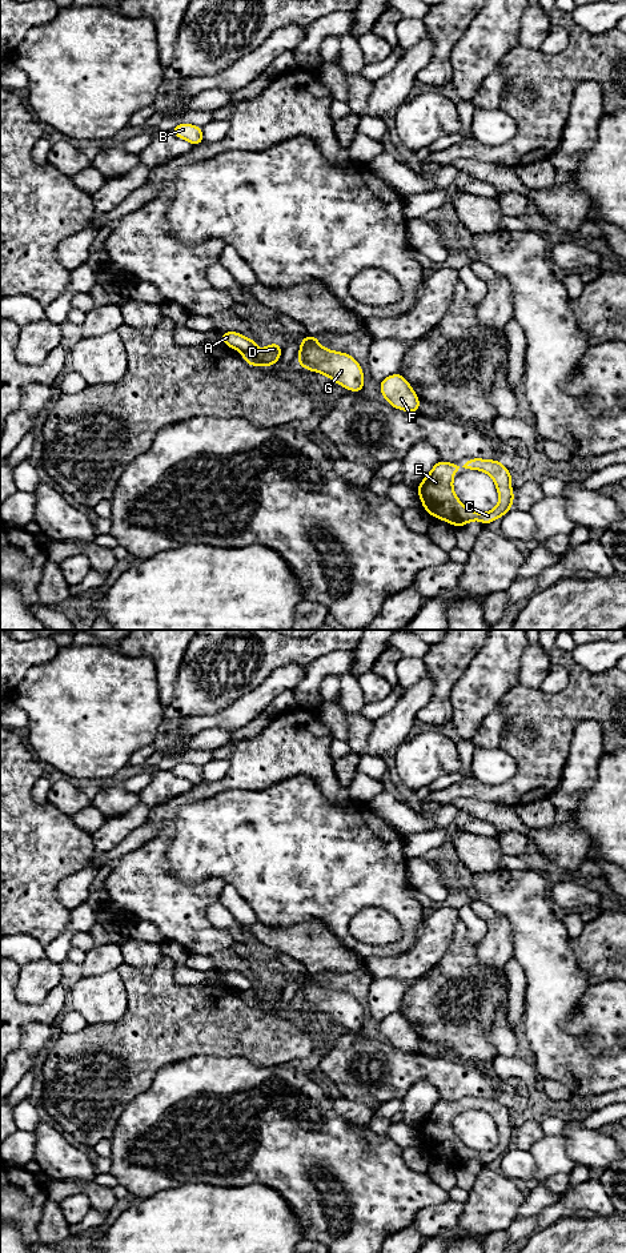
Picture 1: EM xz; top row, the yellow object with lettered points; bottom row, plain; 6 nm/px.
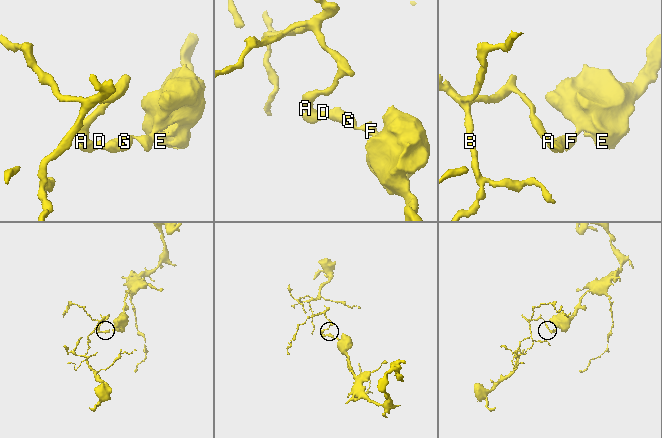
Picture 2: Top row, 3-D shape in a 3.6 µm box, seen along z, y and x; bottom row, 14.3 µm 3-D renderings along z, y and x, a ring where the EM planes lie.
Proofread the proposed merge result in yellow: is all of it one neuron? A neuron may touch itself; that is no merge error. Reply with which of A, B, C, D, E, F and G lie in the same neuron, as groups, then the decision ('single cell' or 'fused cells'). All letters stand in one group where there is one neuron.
A B / C D E F G; fused cells

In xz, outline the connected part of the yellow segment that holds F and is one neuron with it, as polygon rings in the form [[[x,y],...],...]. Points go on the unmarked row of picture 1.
[[[400,1011],[380,1020],[380,1032],[394,1048],[420,1052],[420,1037]]]

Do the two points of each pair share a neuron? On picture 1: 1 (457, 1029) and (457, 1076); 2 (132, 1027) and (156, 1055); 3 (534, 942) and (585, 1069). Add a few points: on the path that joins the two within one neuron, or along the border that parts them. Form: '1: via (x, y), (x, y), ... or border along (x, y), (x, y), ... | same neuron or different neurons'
1: border along (457, 1057), (476, 1063), (485, 1072) | different neurons
2: via (139, 1032), (149, 1048) | same neuron
3: via (548, 974), (548, 1032), (553, 1037) | same neuron

